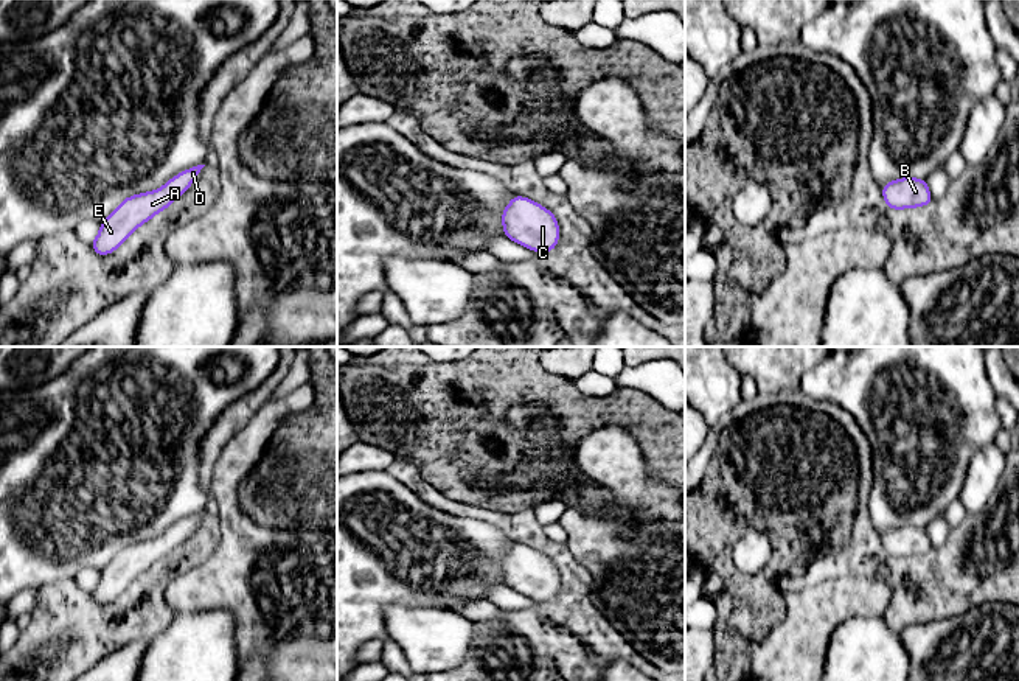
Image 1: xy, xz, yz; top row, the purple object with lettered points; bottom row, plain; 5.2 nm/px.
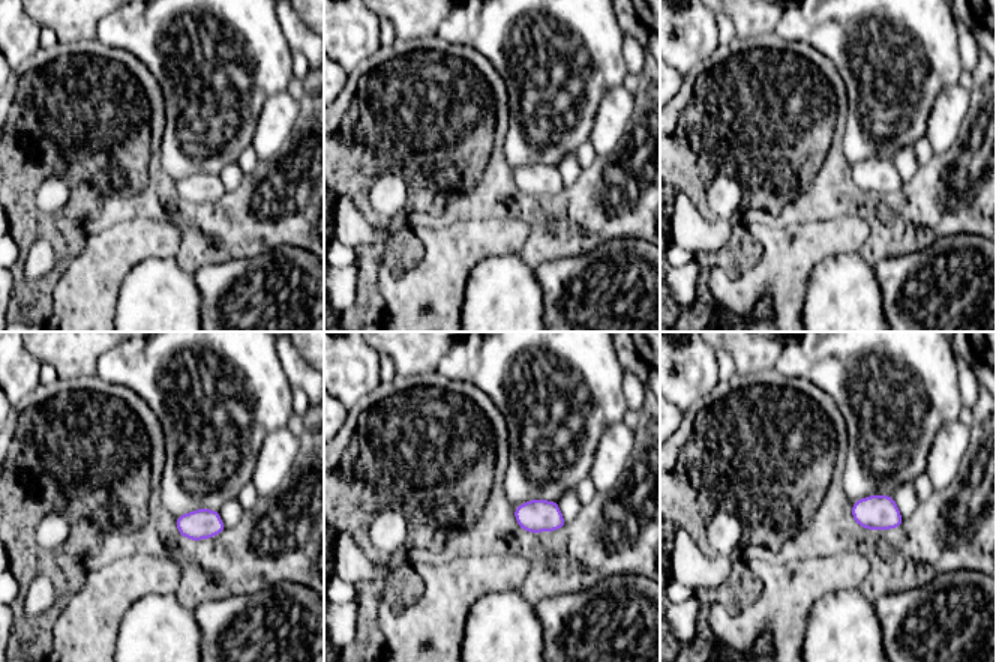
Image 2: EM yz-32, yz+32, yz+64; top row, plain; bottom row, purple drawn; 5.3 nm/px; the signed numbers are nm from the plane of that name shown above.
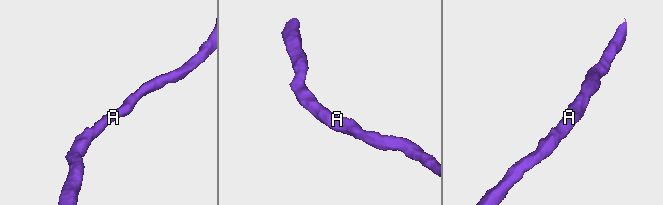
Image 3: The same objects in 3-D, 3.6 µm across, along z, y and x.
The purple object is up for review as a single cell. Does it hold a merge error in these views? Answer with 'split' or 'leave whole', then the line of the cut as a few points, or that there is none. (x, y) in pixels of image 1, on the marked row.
leave whole; no cut

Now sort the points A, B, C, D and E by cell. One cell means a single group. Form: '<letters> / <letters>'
A B C D E

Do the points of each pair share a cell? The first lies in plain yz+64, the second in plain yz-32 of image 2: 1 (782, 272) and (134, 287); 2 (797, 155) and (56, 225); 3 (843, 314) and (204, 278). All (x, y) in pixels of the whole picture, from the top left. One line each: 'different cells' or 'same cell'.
1: different cells
2: same cell
3: different cells

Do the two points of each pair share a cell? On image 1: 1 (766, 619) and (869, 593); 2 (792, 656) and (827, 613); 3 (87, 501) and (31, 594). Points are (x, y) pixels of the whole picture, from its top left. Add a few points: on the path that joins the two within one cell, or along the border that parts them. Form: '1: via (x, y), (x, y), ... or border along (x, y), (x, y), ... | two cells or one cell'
1: border along (786, 602), (786, 613), (761, 638) | two cells
2: via (797, 646), (816, 624) | one cell
3: border along (39, 586), (27, 586), (16, 596) | two cells

